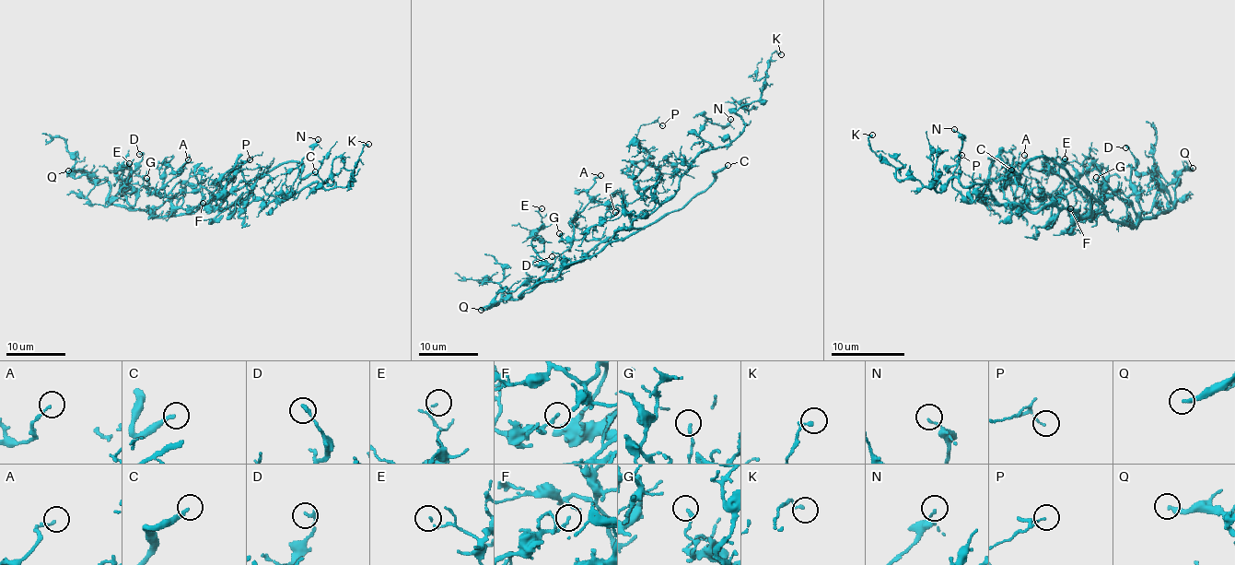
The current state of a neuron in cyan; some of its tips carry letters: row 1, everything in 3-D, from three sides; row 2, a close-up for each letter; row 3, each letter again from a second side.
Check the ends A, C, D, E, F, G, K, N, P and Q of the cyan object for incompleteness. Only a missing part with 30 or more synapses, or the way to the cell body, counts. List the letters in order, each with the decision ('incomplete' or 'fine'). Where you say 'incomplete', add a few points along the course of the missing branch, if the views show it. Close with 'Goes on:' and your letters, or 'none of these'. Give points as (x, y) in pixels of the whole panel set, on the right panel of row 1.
A: fine
C: incomplete; course (1011, 170), (987, 153), (956, 103), (936, 79), (918, 71), (907, 49), (878, 47), (868, 38), (867, 17)
D: fine
E: fine
F: fine
G: fine
K: fine
N: fine
P: fine
Q: incomplete; course (1193, 168), (1191, 138), (1194, 136), (1196, 125), (1180, 114), (1178, 98), (1183, 85)
Goes on: C, Q

